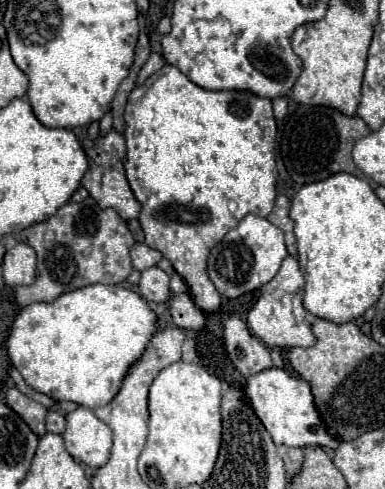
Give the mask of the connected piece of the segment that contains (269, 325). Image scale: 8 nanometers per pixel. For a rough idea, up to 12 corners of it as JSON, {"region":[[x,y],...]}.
{"region":[[293,257],[261,287],[247,325],[271,349],[311,347]]}

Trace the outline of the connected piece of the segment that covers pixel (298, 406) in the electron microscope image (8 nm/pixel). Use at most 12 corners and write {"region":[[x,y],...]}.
{"region":[[271,367],[237,381],[275,445],[335,449],[311,387]]}

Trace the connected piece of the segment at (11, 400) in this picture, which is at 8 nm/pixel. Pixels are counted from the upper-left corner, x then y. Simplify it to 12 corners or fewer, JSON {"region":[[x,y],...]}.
{"region":[[7,391],[7,405],[35,435],[45,435],[47,409],[23,395]]}

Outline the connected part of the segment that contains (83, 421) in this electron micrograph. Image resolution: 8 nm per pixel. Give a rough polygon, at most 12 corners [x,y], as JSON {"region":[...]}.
{"region":[[87,407],[67,413],[67,451],[89,467],[109,459],[111,429]]}

